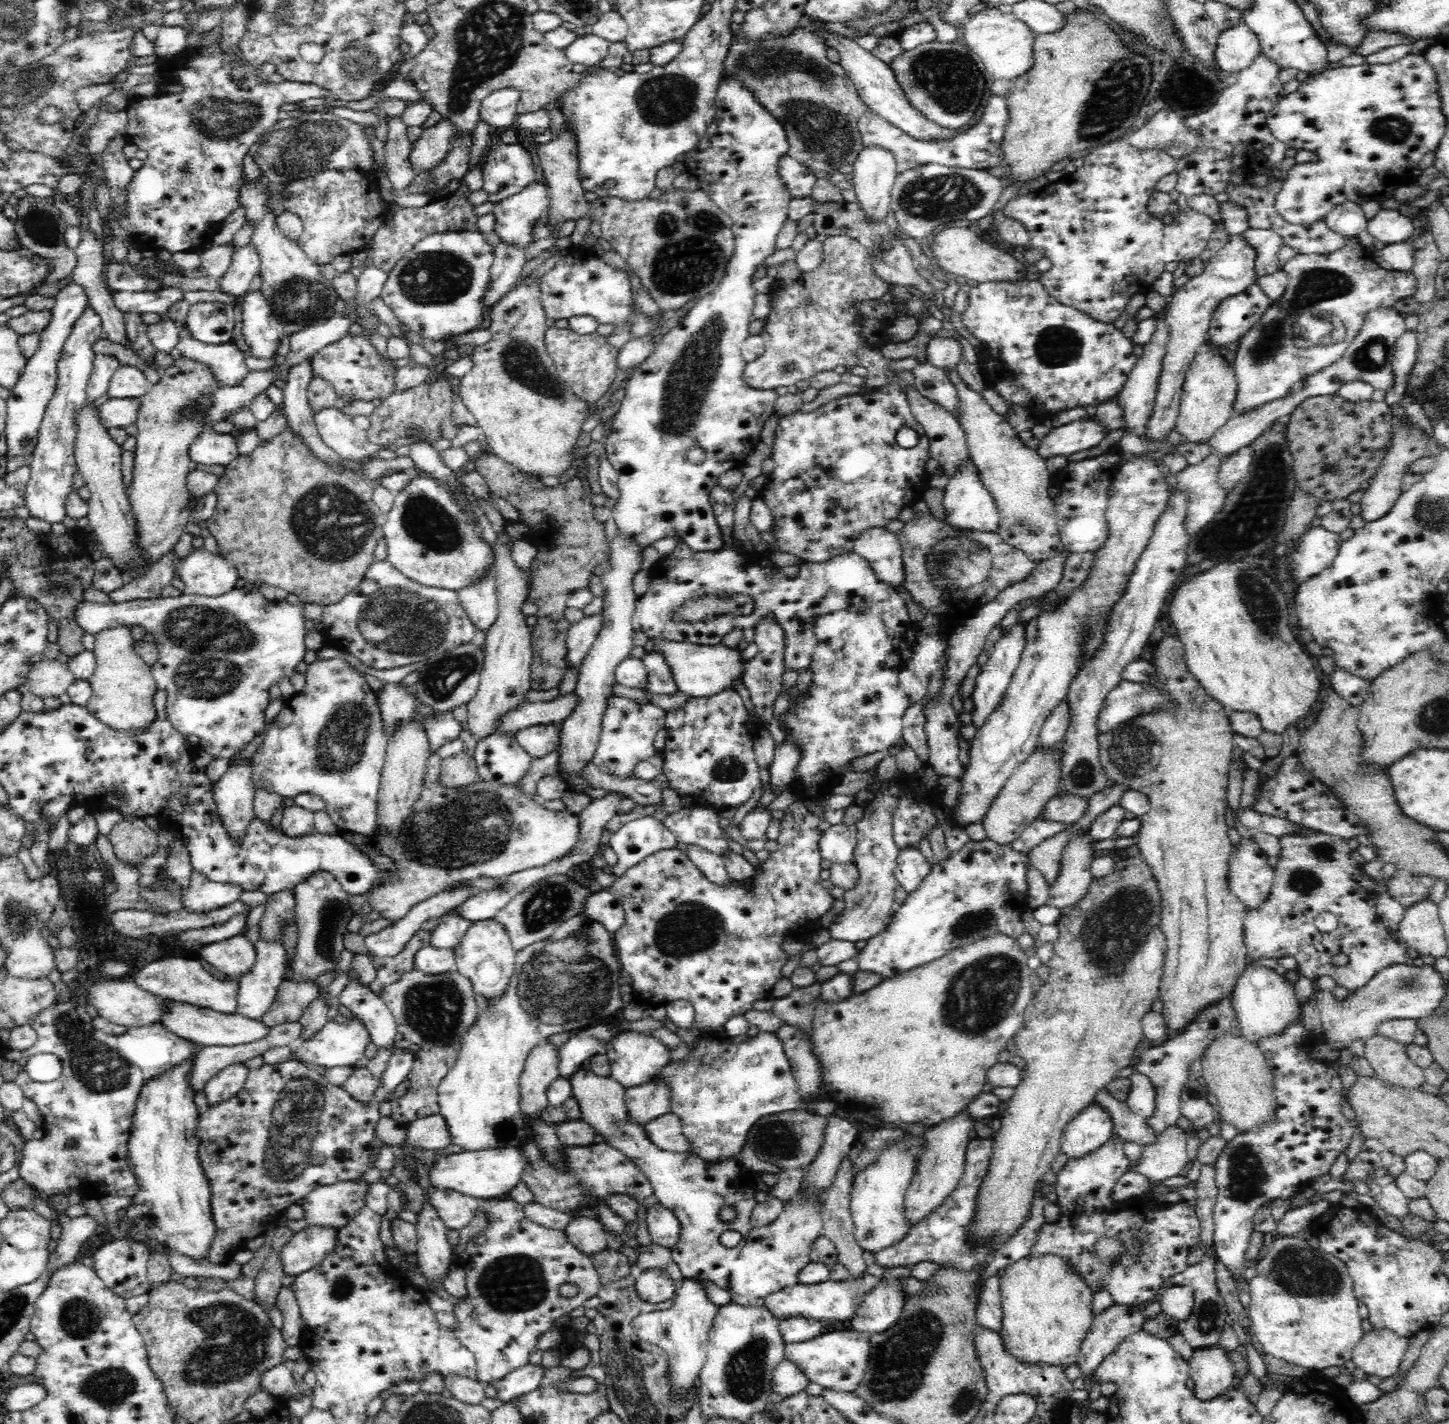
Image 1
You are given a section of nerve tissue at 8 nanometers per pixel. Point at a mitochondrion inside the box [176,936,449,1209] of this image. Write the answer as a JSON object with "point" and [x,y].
{"point":[299,1103]}

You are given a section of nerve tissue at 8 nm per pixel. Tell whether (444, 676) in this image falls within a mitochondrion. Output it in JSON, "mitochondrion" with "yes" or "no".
{"mitochondrion":"yes"}

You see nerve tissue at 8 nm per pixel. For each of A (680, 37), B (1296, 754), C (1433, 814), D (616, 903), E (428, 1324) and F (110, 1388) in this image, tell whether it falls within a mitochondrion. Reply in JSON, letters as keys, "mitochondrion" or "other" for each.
{"A":"other","B":"other","C":"other","D":"other","E":"other","F":"mitochondrion"}

